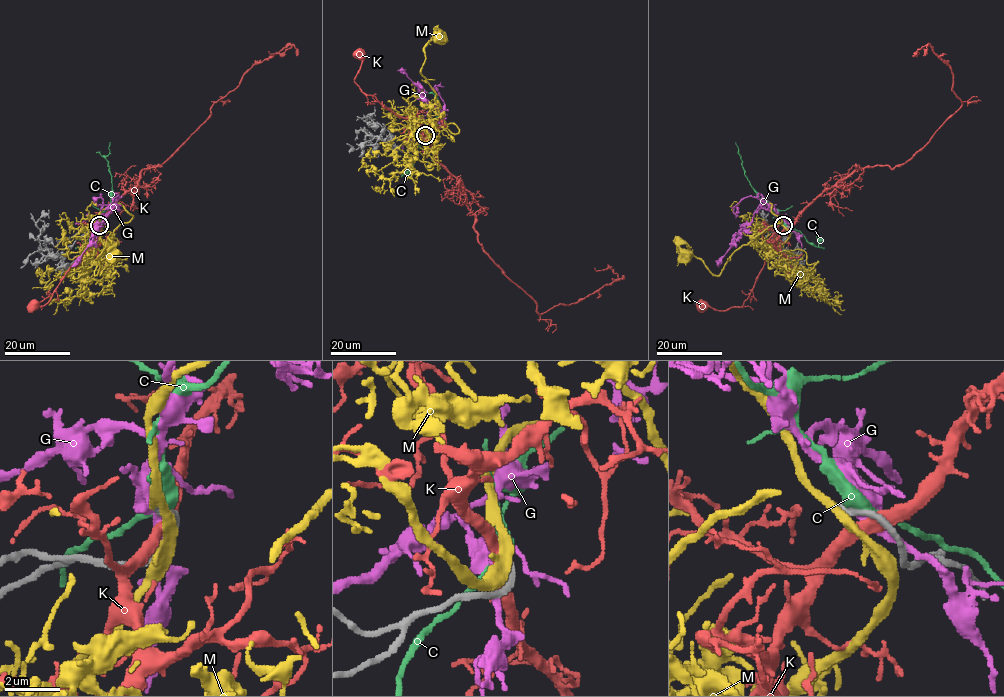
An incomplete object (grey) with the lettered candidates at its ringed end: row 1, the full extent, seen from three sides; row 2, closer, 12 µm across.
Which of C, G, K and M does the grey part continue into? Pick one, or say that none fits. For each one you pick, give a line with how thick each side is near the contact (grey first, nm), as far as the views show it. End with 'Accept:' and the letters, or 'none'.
M: Thickness 260 nm (grey) against 240 nm
Accept: M

